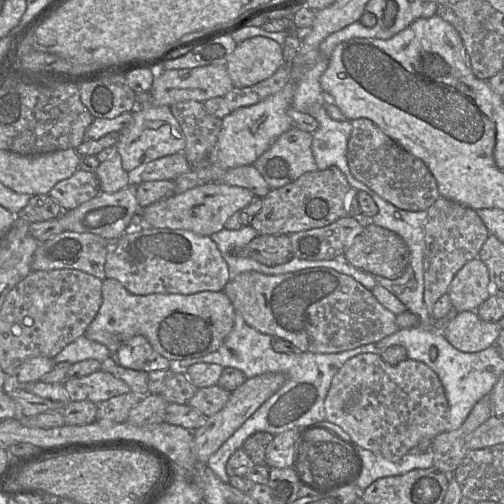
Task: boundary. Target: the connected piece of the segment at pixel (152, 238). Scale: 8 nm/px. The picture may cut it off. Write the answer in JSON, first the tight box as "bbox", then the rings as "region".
{"bbox":[104,229,230,295],"region":[[[130,229],[118,240],[110,242],[111,249],[104,265],[105,276],[119,281],[135,295],[219,292],[224,290],[230,280],[228,265],[210,236],[201,236],[182,229]]]}

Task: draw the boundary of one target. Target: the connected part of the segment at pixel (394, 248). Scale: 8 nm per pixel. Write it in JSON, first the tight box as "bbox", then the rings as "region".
{"bbox":[343,221,409,277],"region":[[[365,221],[359,234],[355,234],[343,253],[353,267],[375,277],[400,277],[409,261],[409,249],[396,233]]]}

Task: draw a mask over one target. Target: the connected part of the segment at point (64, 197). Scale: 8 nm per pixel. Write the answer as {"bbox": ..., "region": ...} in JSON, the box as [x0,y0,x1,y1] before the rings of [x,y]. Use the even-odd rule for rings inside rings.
{"bbox":[48,169,100,212],"region":[[[78,169],[70,178],[55,184],[48,194],[65,212],[91,200],[100,191],[95,173]]]}

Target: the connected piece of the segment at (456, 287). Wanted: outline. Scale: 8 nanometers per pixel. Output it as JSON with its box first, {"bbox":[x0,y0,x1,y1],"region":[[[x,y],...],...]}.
{"bbox":[447,257,492,313],"region":[[[479,257],[468,261],[453,277],[447,294],[452,307],[459,313],[476,311],[492,295],[489,273]]]}

